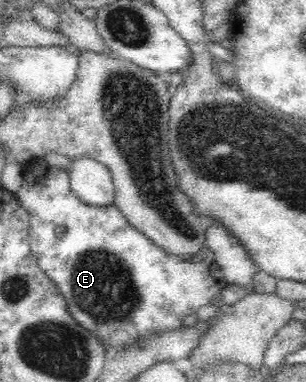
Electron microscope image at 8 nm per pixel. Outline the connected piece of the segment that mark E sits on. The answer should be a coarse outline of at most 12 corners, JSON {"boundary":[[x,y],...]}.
{"boundary":[[44,157],[31,256],[108,350],[212,305],[211,249],[167,254]]}

